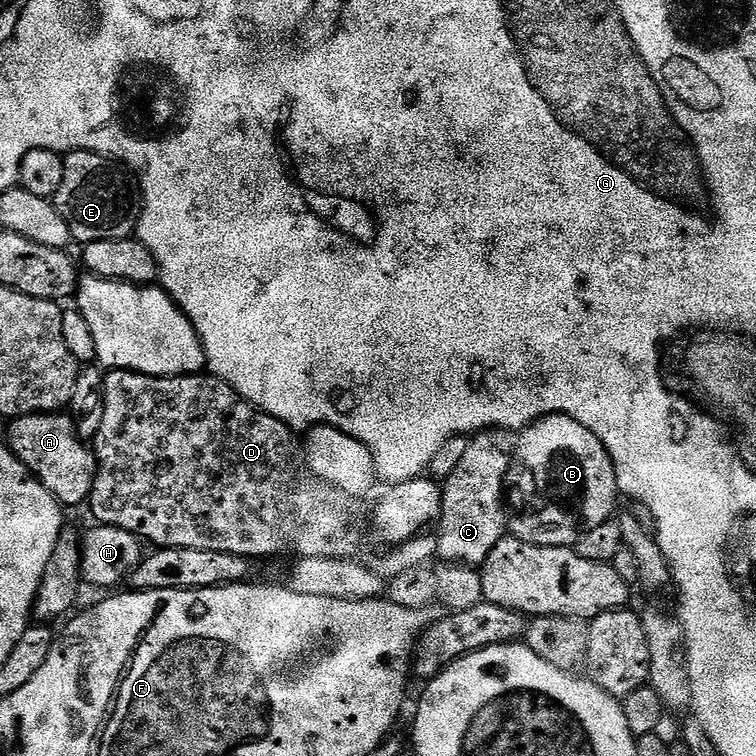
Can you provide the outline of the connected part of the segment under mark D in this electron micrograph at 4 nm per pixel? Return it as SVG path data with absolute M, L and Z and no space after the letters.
M121 368L109 371L104 377L104 409L102 410L102 427L98 429L98 434L94 441L94 451L96 453L96 477L92 486L92 492L86 501L87 507L92 507L93 521L96 524L105 524L106 526L118 526L118 530L130 530L130 534L139 536L141 541L147 542L156 548L189 548L190 550L214 550L215 552L225 552L226 554L234 554L235 556L247 556L255 558L255 556L288 556L287 558L342 558L347 560L355 557L359 553L360 548L364 545L366 539L366 529L370 524L370 516L364 512L363 499L346 494L342 490L338 490L334 486L330 486L326 482L322 482L308 468L308 463L304 457L304 446L301 437L297 435L293 429L287 424L281 422L278 418L274 418L270 414L266 414L261 408L256 408L247 400L240 399L240 395L228 385L224 380L219 380L211 374L193 374L190 376L147 376L141 372L127 372Z

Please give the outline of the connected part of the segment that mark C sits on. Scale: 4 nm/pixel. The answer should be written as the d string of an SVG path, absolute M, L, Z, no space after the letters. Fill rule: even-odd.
M485 430L477 432L471 437L466 446L466 454L462 458L462 462L458 462L458 467L454 470L454 474L450 474L448 480L443 481L442 495L440 501L442 502L442 514L440 515L440 523L438 525L438 535L436 537L436 550L441 561L450 564L466 564L469 566L483 565L484 559L490 554L490 550L494 550L494 546L498 546L498 542L504 539L506 535L506 511L504 512L504 480L506 484L506 477L510 472L510 453L513 451L514 444L510 439L508 441L509 433L504 430Z

